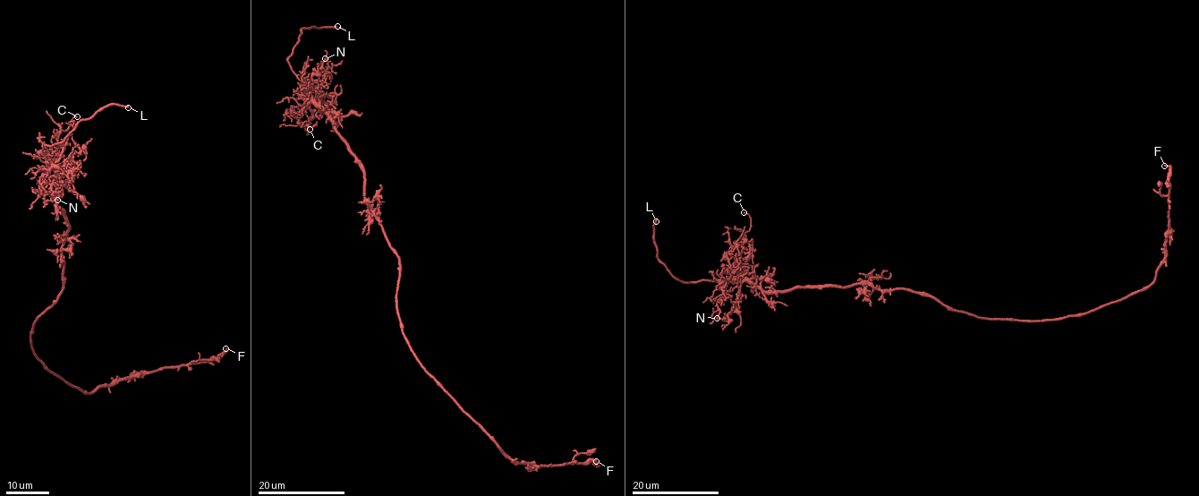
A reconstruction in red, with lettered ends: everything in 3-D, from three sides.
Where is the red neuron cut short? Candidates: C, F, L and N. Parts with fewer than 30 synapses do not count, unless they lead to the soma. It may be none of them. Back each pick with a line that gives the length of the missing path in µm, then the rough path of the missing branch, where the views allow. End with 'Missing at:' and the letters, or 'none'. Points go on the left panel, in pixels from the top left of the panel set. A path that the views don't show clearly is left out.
L: Missing length about 35 µm. Course of what is missing: (128, 107), (140, 107), (166, 98), (166, 81), (174, 58), (192, 37), (198, 19)
Missing at: L

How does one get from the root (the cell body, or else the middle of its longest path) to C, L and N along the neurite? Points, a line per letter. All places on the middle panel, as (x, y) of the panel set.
C: (400, 269), (365, 199), (362, 167), (329, 114), (310, 102), (312, 116), (301, 125), (308, 134), (310, 129)
L: (400, 269), (365, 199), (362, 167), (288, 64), (301, 29), (337, 26)
N: (400, 269), (397, 255), (365, 199), (362, 167), (316, 95), (318, 88), (311, 76), (321, 68), (325, 58)

